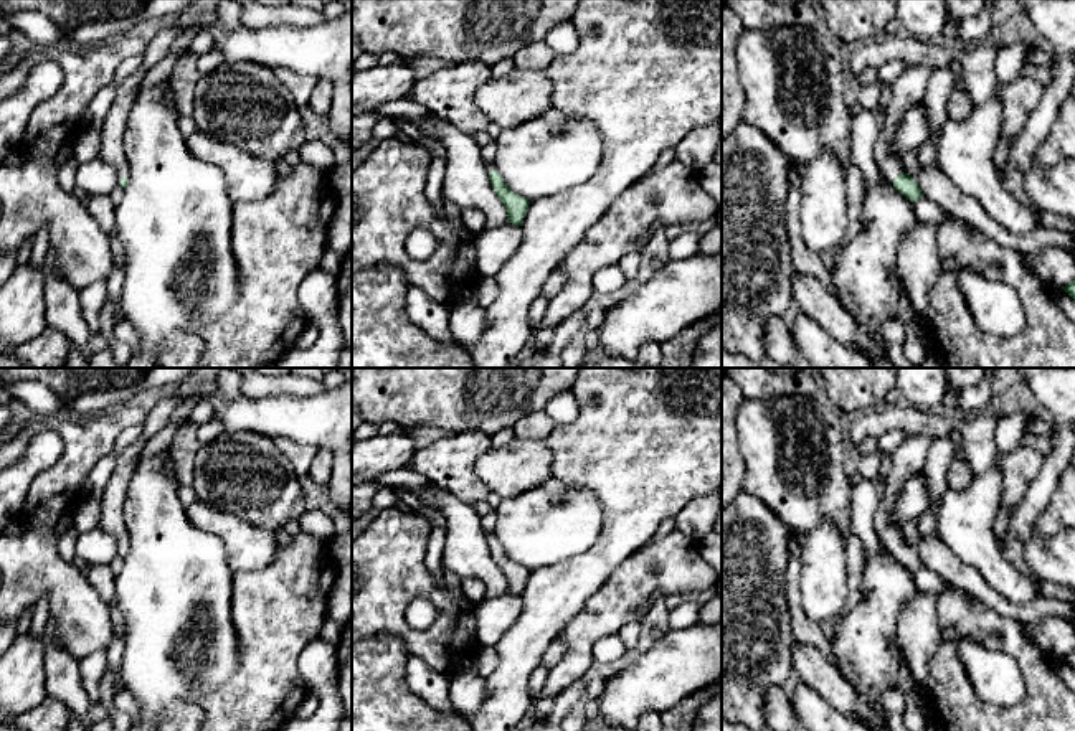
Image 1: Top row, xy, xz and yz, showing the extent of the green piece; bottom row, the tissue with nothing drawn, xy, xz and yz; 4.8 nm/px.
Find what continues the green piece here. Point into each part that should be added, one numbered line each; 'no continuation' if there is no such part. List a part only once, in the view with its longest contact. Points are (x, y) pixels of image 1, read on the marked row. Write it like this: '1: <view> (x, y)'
1: xy (113, 129)

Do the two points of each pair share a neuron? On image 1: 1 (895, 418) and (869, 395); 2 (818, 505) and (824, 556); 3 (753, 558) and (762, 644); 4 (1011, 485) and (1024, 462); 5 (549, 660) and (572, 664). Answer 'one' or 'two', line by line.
1: two
2: two
3: one
4: one
5: two

